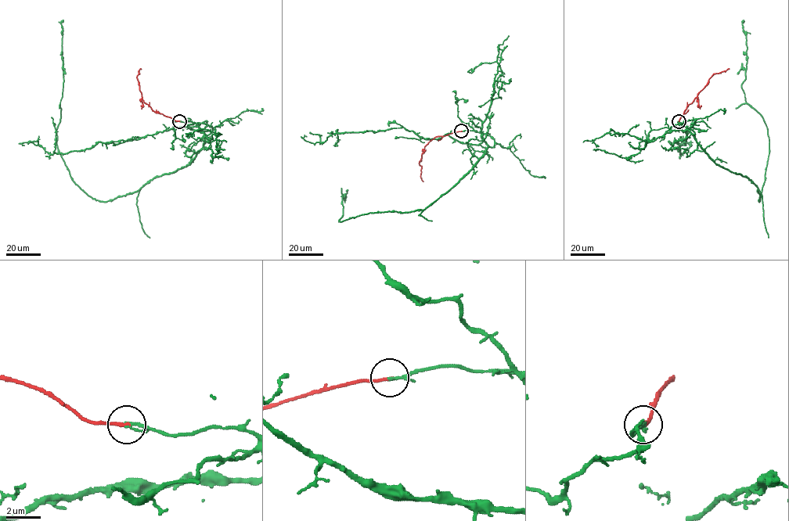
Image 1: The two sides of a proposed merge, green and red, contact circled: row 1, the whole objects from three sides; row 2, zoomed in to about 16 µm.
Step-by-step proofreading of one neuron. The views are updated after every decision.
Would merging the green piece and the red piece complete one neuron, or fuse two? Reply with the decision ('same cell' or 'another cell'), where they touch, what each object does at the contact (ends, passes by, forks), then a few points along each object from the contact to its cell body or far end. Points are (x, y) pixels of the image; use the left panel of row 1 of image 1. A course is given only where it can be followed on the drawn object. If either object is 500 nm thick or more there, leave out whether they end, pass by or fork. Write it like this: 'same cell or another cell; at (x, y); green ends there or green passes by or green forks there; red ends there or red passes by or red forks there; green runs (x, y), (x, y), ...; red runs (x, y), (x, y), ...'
same cell; at (179, 121); green ends there; red ends there; green runs (179, 121), (212, 128), (189, 163), (106, 201), (87, 195), (73, 180), (56, 144), (63, 20); red runs (179, 121), (154, 112), (144, 102), (136, 76), (141, 69)

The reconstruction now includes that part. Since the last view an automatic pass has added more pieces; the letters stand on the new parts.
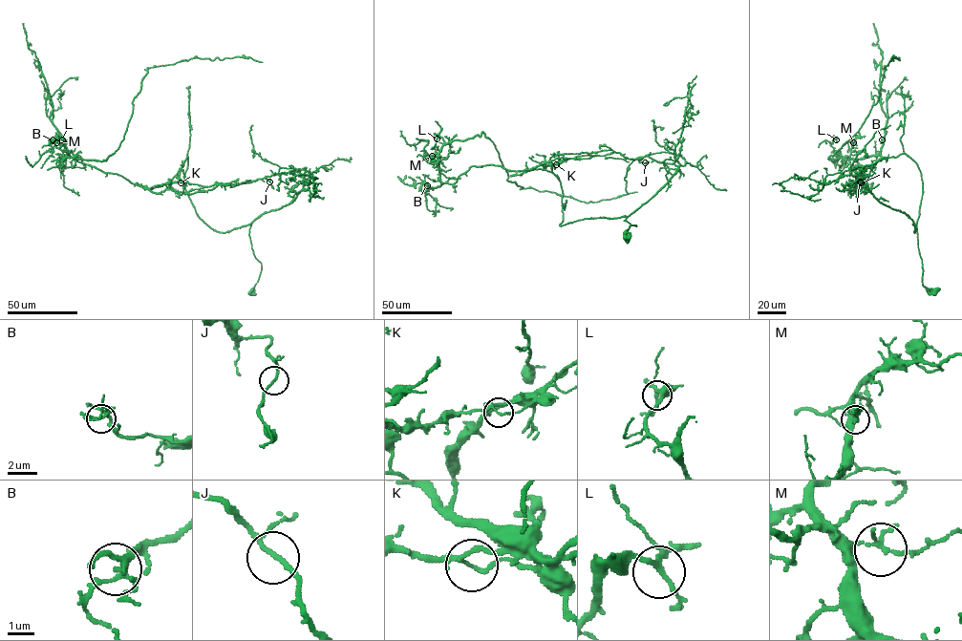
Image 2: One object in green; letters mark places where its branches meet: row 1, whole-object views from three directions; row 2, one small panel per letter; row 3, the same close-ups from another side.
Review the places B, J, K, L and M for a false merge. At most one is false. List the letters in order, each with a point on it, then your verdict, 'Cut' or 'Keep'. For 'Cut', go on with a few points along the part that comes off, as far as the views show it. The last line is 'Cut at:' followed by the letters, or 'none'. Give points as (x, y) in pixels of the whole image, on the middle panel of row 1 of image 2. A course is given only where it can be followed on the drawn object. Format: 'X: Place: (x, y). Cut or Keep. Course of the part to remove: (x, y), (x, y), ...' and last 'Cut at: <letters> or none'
B: Place: (427, 185). Keep
J: Place: (645, 162). Keep
K: Place: (556, 164). Cut. Course of the part to remove: (556, 164), (471, 166), (443, 183), (438, 154), (482, 132), (507, 180), (524, 188), (587, 202), (637, 192)
L: Place: (437, 138). Keep
M: Place: (432, 156). Keep
Cut at: K

